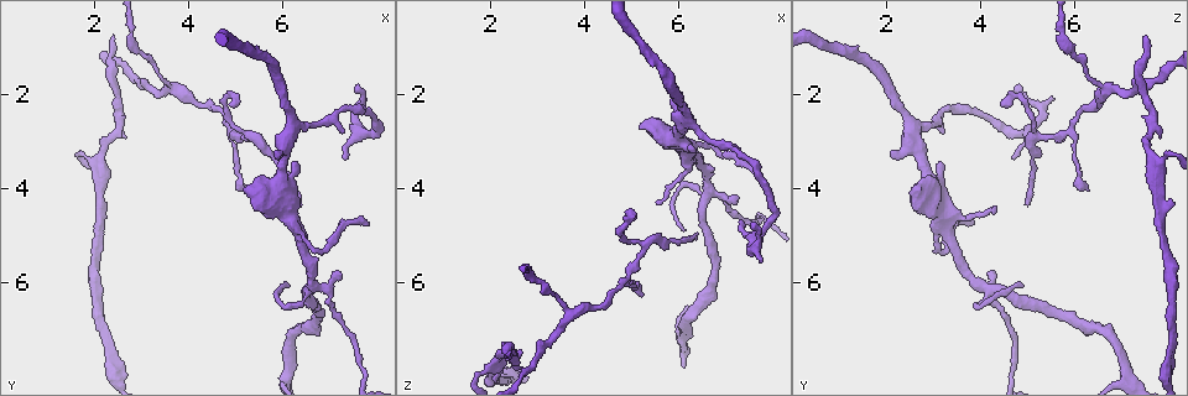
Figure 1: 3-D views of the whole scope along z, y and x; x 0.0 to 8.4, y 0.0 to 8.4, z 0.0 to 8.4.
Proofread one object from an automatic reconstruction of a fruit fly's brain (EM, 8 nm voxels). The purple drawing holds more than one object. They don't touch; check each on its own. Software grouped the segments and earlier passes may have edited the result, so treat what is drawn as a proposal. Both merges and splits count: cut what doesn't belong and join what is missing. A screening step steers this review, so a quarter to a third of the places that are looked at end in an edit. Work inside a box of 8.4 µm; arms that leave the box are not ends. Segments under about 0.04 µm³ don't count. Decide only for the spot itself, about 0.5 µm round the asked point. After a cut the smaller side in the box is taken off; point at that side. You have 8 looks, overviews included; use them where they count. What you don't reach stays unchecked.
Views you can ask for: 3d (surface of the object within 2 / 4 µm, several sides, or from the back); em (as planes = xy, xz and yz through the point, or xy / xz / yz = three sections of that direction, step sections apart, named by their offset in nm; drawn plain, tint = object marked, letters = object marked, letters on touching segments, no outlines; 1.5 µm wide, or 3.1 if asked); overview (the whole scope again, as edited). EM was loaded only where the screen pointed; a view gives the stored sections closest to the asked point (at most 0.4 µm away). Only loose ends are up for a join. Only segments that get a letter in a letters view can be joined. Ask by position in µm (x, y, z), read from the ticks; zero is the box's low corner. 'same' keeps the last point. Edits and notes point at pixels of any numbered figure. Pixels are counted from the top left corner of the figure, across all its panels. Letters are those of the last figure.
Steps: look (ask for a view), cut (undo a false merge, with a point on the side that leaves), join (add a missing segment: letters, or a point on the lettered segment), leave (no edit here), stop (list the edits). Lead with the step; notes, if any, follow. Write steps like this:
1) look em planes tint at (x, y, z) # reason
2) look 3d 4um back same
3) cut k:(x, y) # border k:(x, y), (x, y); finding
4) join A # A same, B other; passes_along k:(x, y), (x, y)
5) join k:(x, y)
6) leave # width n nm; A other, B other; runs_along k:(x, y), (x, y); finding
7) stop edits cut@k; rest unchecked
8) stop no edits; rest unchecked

look 3d 2um at (7.20, 5.80, 4.35) # thin end

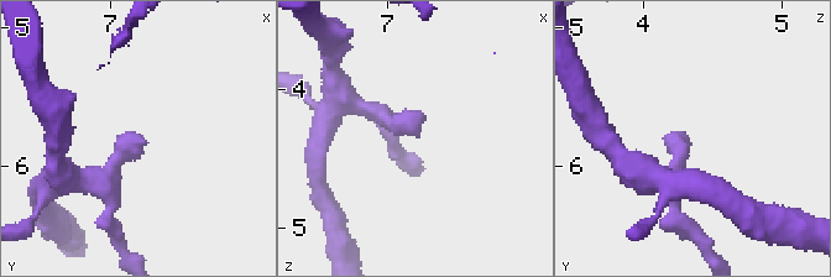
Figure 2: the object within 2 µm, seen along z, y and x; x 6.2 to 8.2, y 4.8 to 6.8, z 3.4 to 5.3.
look em planes letters at (7.22, 5.84, 4.36)

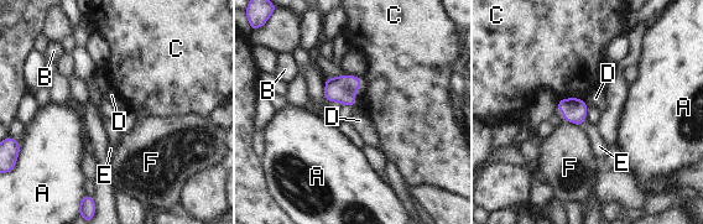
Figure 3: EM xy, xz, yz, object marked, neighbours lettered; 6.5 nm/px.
leave # A other, B other, C other, D other, E other, F other; none of them fits

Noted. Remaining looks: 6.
look em planes tint at (7.35, 3.45, 4.70) # tapers out

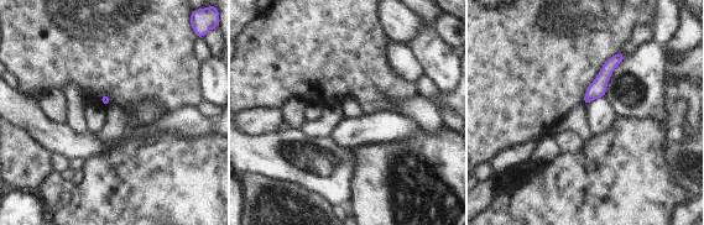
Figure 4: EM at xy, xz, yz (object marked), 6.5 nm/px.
look em planes letters same

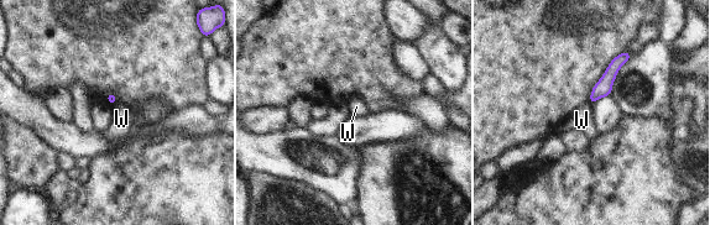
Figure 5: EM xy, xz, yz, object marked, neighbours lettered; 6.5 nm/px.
leave # W other; runs_along 5:(626, 56), (593, 98); none of them fits

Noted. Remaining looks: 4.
look 3d 4um at (6.35, 3.40, 3.15) # branch stops here

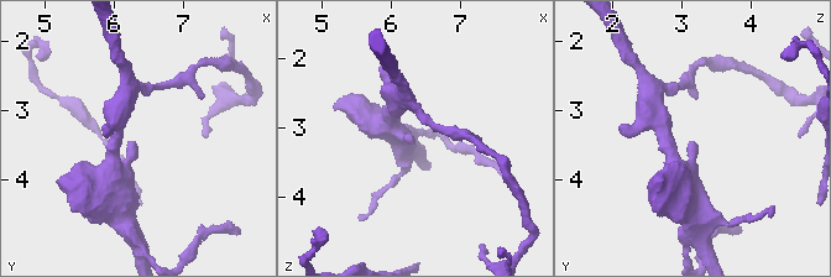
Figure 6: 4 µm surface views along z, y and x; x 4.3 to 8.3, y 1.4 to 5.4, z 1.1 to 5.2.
look em planes letters at (6.30, 3.45, 3.20) # need the tissue

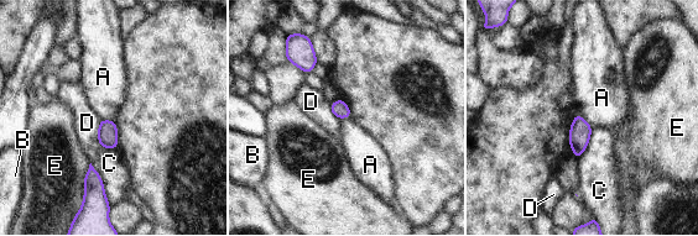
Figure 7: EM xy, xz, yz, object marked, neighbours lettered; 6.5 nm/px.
leave # A other, B other, C other, D other, E other; border 7:(576, 114), (579, 114), (592, 126); no lettered segment goes on from it

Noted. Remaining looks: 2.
stop no edits; rest unchecked

